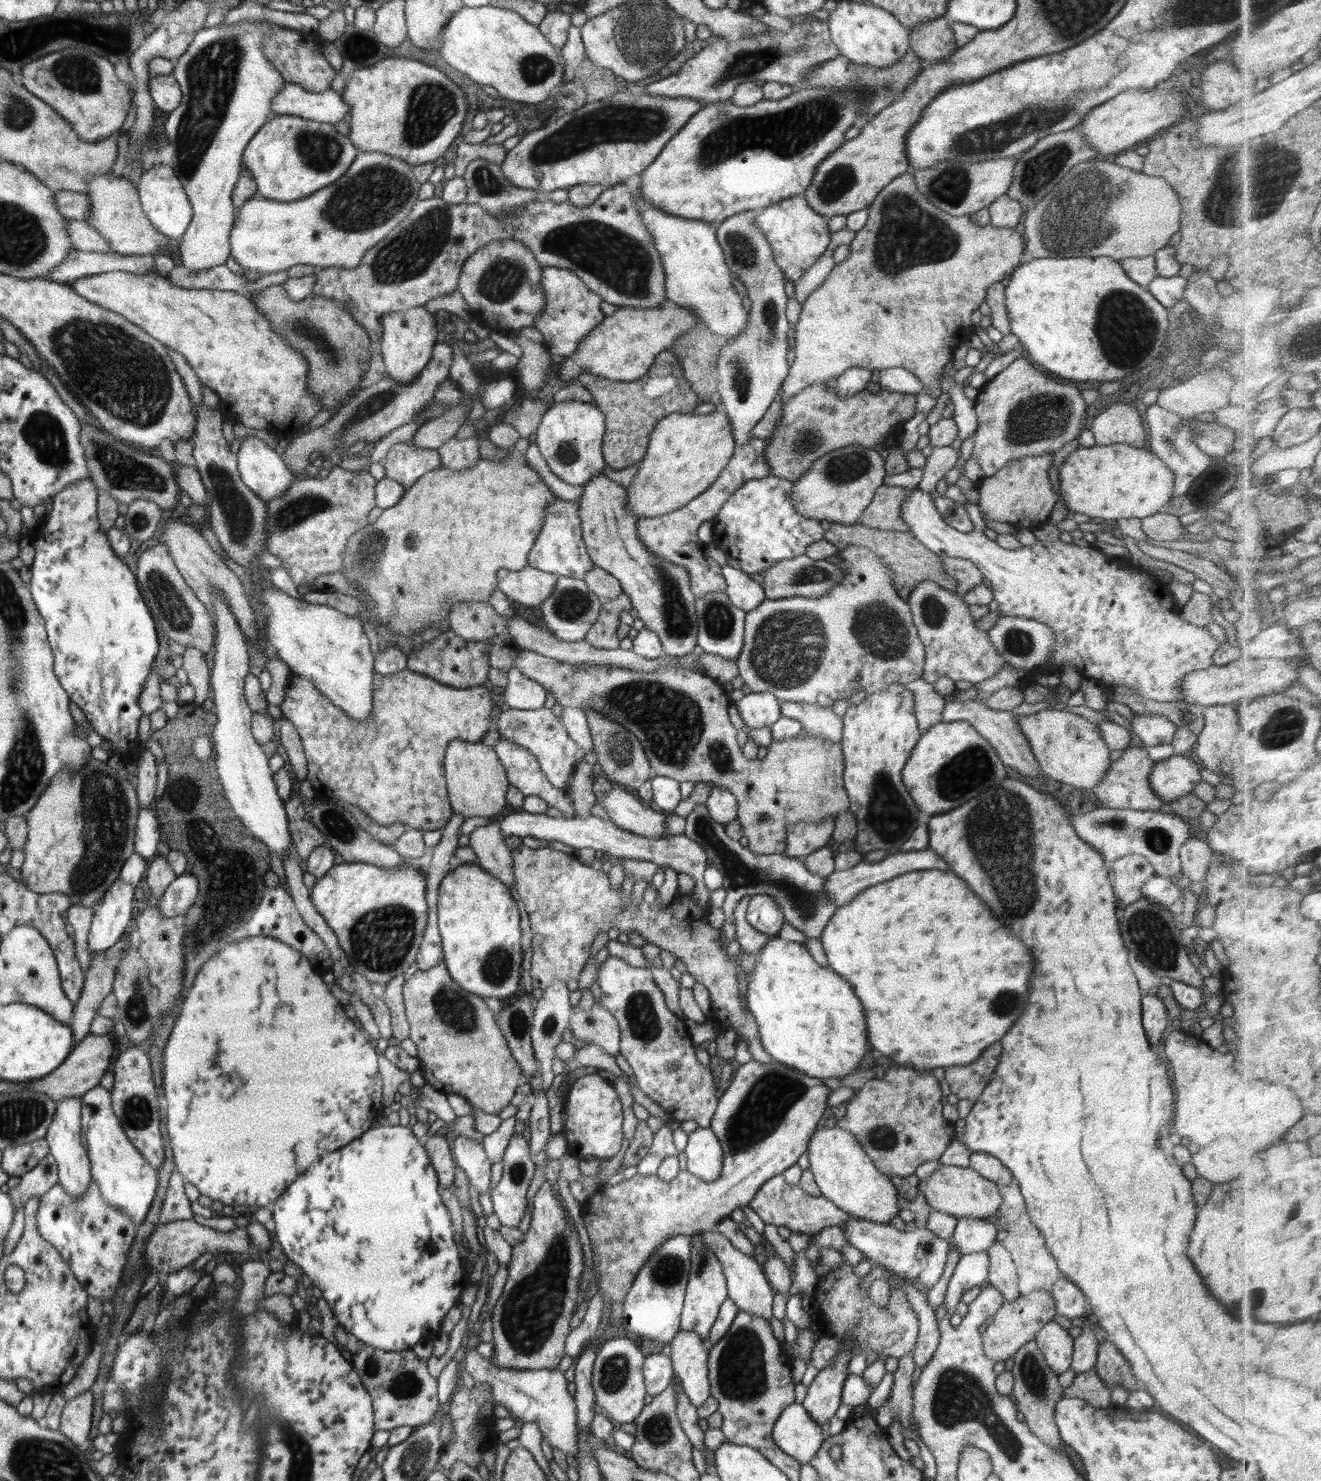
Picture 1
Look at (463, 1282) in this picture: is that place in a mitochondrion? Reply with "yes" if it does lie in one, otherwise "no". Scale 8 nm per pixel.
no

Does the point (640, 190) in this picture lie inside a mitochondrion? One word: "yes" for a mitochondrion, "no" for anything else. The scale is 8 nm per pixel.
no

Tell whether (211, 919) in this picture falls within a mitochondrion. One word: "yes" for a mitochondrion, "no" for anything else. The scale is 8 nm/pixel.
yes

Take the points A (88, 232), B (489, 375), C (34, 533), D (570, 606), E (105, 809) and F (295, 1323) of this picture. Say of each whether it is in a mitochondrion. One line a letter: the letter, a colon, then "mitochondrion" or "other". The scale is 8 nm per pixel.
A: other
B: other
C: other
D: mitochondrion
E: mitochondrion
F: other

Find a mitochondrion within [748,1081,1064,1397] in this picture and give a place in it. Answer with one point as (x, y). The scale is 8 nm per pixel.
(882, 1136)

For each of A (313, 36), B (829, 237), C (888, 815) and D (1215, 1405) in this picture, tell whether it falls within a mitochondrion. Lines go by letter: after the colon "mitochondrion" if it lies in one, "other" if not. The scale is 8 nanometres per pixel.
A: other
B: other
C: mitochondrion
D: other

